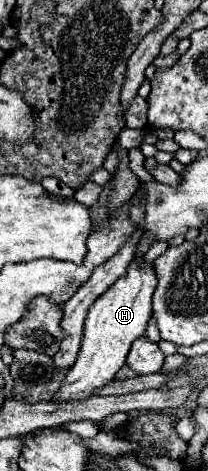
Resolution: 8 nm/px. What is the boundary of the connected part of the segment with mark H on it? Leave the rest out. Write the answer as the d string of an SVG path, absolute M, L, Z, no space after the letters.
M132 261L128 267L128 277L120 277L120 281L116 281L104 295L100 295L94 301L84 323L78 359L68 369L60 389L54 393L56 403L84 401L114 379L114 375L126 361L132 341L136 341L146 333L148 319L152 317L154 291L156 291L154 267L146 261L142 261L142 265L138 261Z

